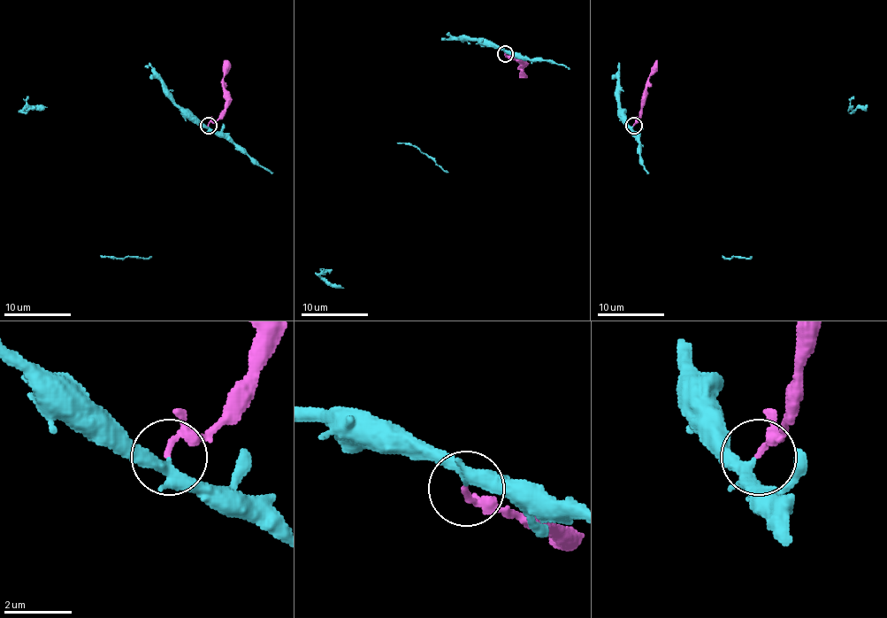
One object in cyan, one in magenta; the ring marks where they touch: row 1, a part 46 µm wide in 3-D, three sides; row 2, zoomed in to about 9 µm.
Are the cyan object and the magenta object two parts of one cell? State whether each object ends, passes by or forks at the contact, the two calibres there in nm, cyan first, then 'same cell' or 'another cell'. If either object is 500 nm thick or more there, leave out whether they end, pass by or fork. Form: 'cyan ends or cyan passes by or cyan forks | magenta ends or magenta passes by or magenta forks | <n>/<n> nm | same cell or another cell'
cyan passes by | magenta passes by | 320/100 nm | another cell

